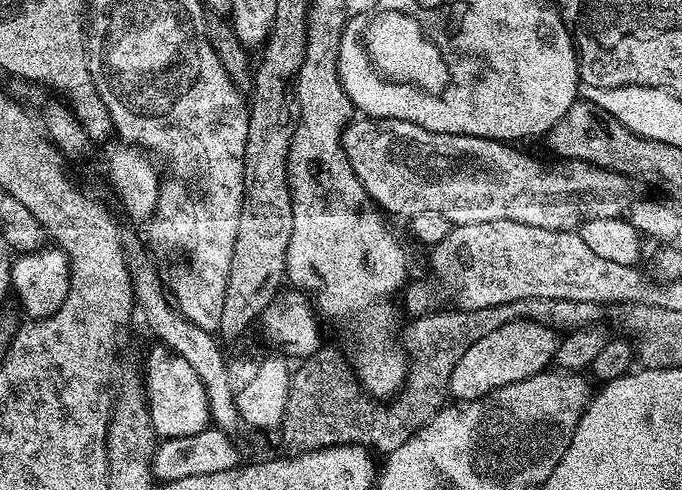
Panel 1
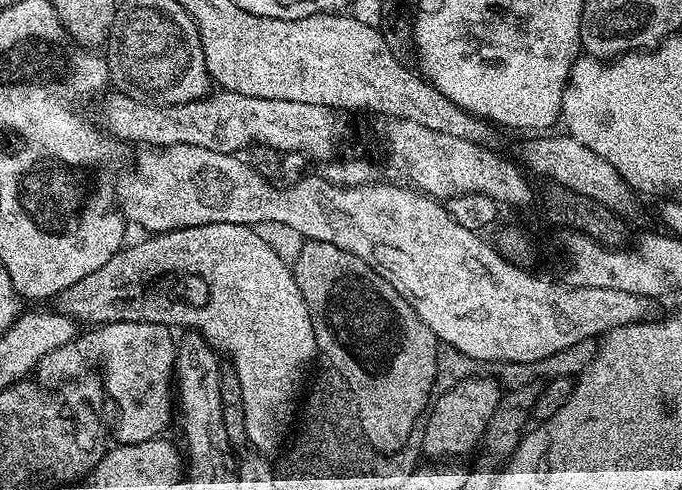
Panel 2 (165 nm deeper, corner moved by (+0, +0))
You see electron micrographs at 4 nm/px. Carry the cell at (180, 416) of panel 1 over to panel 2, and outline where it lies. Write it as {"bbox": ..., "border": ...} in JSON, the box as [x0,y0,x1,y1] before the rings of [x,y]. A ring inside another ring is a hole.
{"bbox":[34,322,177,444],"border":[[[114,322],[113,324],[101,324],[91,330],[84,330],[77,335],[75,340],[66,342],[58,350],[46,354],[46,358],[40,360],[34,376],[41,385],[59,386],[73,378],[79,377],[80,364],[100,364],[104,371],[102,383],[106,389],[109,401],[116,403],[120,411],[120,421],[116,424],[116,440],[121,444],[137,444],[147,440],[155,440],[160,432],[172,420],[172,406],[174,410],[174,373],[176,371],[177,341],[173,338],[173,329],[167,324],[155,324],[154,322]]]}

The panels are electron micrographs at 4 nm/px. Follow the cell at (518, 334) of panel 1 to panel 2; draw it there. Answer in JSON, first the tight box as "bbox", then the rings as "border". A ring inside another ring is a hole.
{"bbox":[422,374,502,462],"border":[[[482,374],[471,375],[453,388],[445,387],[441,396],[439,393],[435,397],[423,425],[422,452],[425,457],[433,456],[436,459],[433,461],[440,462],[443,456],[464,456],[483,441],[486,426],[490,418],[494,418],[494,410],[498,410],[502,395],[501,381],[496,380]]]}

